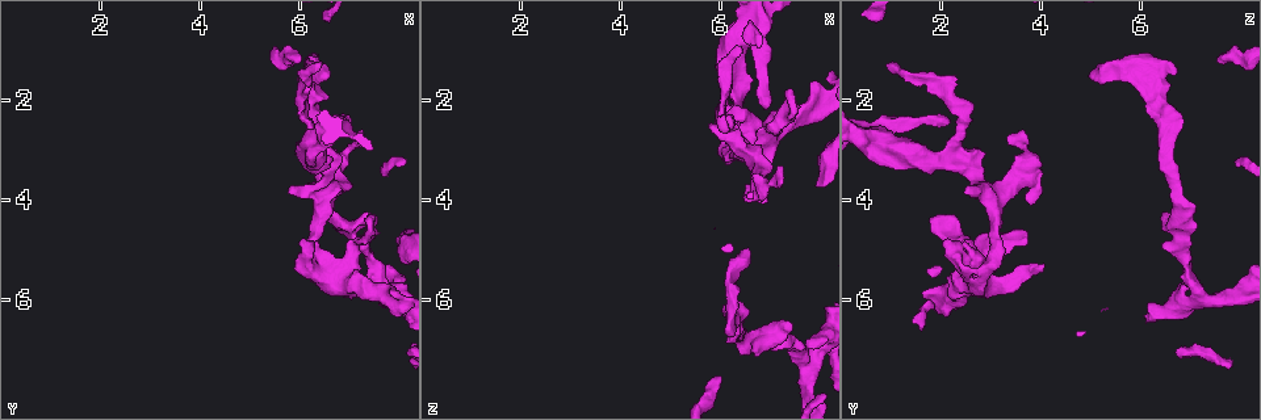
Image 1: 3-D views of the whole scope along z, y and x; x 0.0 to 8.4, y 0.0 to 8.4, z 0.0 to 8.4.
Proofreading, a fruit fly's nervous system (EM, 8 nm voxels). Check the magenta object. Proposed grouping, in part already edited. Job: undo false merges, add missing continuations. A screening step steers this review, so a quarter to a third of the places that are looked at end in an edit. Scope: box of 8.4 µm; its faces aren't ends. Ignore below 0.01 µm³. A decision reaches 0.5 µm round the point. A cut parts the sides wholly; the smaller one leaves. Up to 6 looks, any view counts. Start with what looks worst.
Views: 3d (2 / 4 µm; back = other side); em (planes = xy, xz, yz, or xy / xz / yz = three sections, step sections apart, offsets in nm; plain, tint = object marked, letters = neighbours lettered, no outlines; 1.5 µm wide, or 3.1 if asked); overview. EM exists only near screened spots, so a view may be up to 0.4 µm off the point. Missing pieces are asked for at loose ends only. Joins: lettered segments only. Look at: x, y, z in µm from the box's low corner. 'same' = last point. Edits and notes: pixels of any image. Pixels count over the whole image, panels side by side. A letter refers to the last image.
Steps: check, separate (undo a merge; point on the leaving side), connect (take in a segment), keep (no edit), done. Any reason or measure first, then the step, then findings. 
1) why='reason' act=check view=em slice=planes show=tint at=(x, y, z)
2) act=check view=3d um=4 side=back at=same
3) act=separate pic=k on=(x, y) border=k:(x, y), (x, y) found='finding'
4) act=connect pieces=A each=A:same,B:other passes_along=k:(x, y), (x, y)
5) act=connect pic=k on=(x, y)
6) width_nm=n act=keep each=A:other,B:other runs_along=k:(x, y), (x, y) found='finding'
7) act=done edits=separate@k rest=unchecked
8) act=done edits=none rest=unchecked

why='three arms meet' act=check view=3d um=4 at=(6.35, 2.60, 0.75)

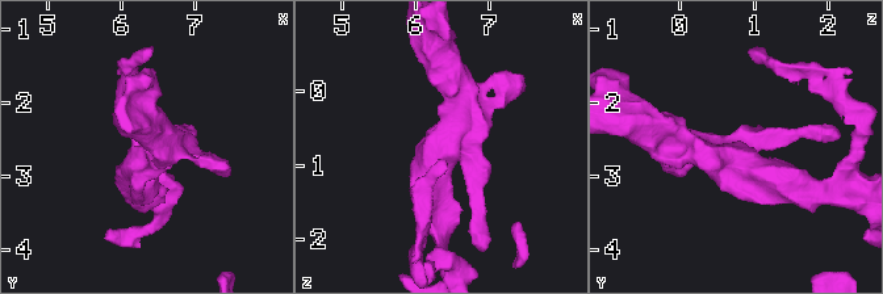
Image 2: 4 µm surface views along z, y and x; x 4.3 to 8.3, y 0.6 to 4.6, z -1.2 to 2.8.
act=check view=em slice=planes show=tint at=(6.40, 2.65, 0.75)

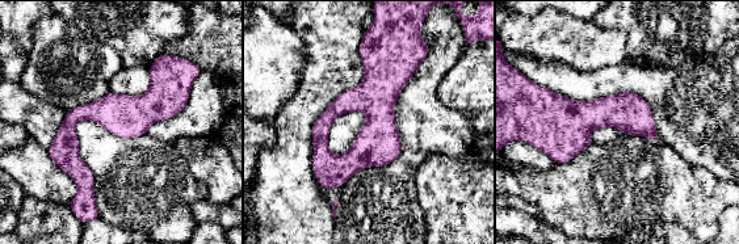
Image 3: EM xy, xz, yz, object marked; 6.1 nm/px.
why='what lies round it' act=check view=em slice=planes show=letters at=same

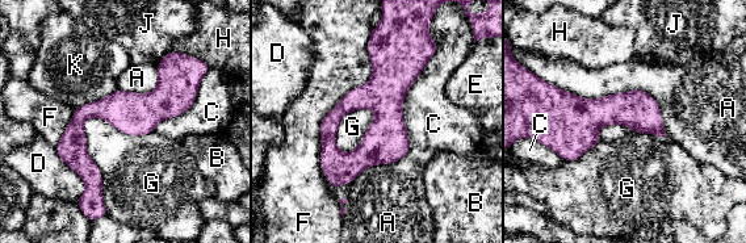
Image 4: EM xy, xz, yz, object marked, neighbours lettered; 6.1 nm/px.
act=keep each=A:other,B:other,C:other,D:other,E:other,F:other,G:other,H:other,J:other,K:other found='continuous, no second cell'

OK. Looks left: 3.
why='three-way junction' act=check view=3d um=4 at=(7.90, 6.15, 7.05)

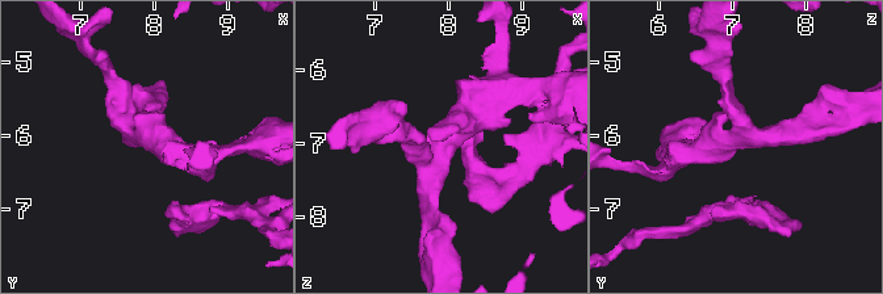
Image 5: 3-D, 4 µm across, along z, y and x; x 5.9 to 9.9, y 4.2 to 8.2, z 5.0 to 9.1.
arms=3 arm_widths_nm=220,280,300 act=check view=em slice=planes show=letters at=(7.85, 6.10, 7.05)

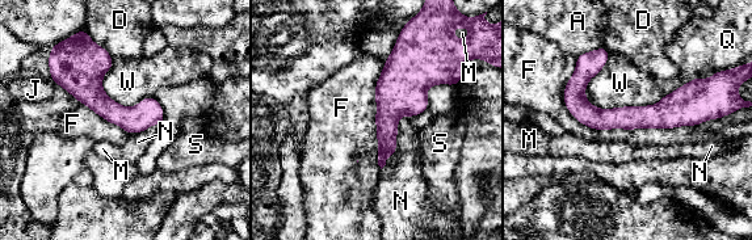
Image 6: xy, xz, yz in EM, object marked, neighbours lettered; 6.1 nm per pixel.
act=keep each=A:other,D:other,F:other,J:other,M:other,N:other,Q:other,S:other,W:other border=6:(575, 58), (582, 123), (647, 129) found='continuous, no second cell'

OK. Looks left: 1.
why='abrupt turn' act=check view=em slice=xz step=8 show=letters at=(6.05, 5.35, 3.05)

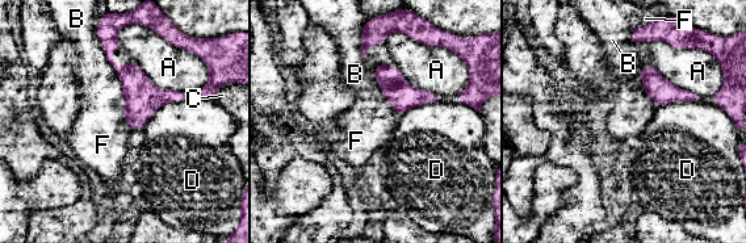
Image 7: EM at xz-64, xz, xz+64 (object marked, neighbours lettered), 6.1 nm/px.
act=keep each=A:other,B:other,C:other,D:other,F:other runs_along=7:(112, 41), (110, 61), (147, 96), (184, 96) found='continuous, no second cell'

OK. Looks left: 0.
act=done edits=none rest=unchecked

